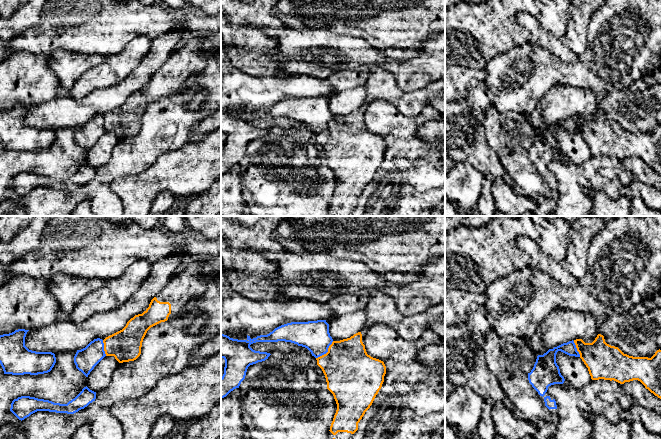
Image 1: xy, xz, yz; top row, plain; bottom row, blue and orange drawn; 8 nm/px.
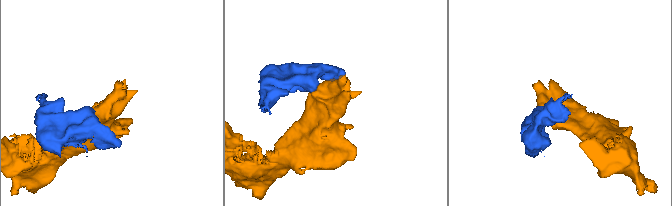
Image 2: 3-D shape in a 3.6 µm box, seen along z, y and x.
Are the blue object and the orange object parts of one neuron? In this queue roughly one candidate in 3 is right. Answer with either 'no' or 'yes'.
no

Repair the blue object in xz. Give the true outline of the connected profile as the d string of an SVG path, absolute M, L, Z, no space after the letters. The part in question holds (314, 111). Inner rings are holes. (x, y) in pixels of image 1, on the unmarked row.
M326 96L291 98L275 104L267 111L238 116L221 110L221 134L225 136L224 150L221 153L221 175L239 164L245 155L250 141L265 137L271 131L253 126L250 121L256 118L285 117L307 124L318 134L328 128L333 115Z

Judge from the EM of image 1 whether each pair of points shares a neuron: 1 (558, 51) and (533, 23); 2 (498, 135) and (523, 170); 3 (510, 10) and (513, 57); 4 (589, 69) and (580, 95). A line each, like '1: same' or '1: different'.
1: same
2: same
3: different
4: different

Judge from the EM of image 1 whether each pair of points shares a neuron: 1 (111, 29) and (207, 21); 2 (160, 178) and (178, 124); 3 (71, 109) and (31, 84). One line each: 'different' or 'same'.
1: same
2: different
3: different

